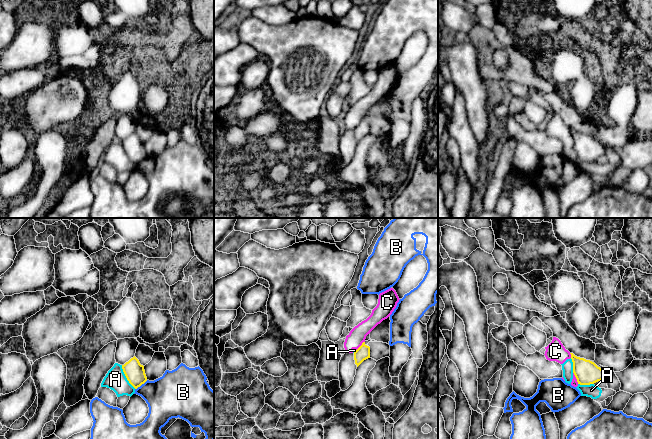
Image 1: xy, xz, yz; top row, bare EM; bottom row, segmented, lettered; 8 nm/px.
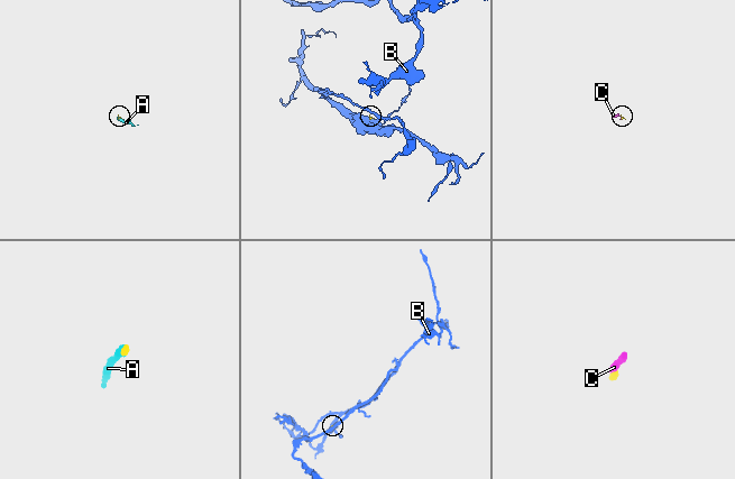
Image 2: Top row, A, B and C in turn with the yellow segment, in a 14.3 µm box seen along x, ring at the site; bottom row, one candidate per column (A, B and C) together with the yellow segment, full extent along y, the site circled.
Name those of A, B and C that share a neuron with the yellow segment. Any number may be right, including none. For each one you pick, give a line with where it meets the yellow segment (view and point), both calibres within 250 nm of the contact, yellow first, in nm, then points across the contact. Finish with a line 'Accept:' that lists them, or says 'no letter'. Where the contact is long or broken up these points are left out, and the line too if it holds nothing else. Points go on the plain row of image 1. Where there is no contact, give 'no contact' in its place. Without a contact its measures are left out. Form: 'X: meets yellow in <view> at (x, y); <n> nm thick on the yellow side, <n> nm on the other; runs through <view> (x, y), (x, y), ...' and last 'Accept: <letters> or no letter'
Accept: no letter

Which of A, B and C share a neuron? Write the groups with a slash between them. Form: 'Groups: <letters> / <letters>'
Groups: A C / B

